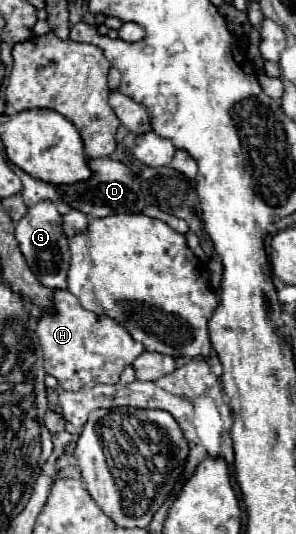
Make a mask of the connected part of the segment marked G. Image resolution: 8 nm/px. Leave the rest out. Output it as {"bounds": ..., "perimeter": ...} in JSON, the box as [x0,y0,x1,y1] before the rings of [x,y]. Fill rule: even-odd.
{"bounds":[16,201,70,289],"perimeter":[[[42,201],[32,205],[16,225],[16,239],[20,243],[20,251],[26,263],[30,265],[32,273],[40,279],[40,283],[50,289],[66,289],[70,251],[68,251],[68,239],[60,227],[60,219],[62,215],[58,213],[56,205],[52,201]]]}

